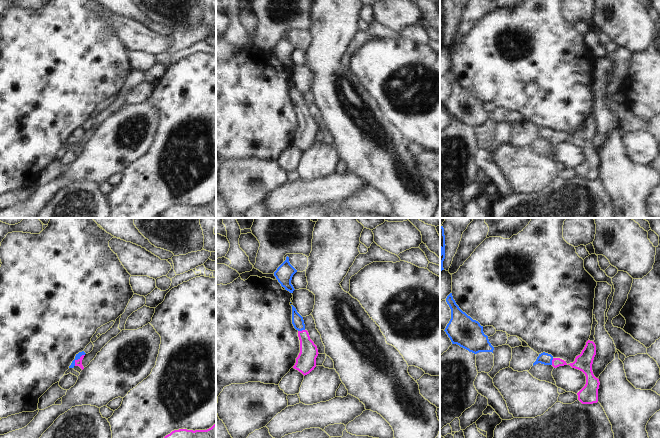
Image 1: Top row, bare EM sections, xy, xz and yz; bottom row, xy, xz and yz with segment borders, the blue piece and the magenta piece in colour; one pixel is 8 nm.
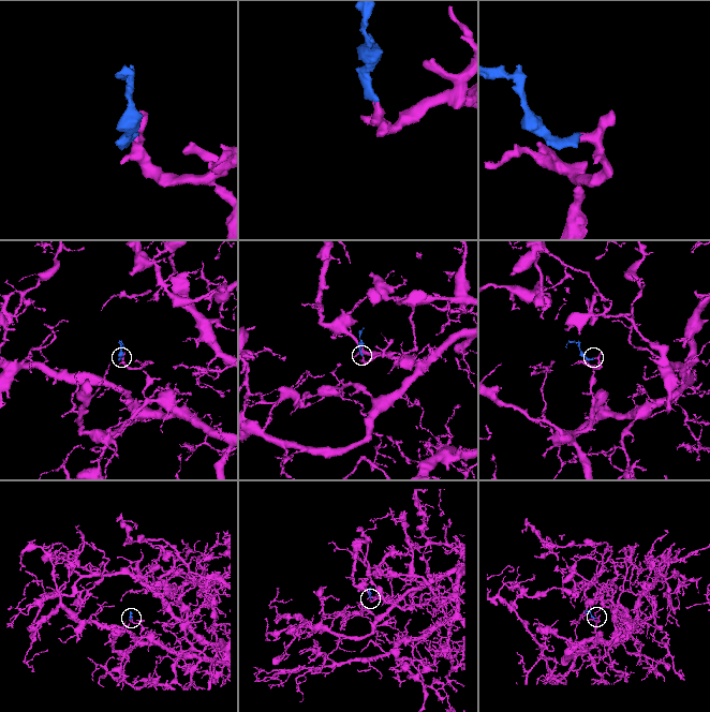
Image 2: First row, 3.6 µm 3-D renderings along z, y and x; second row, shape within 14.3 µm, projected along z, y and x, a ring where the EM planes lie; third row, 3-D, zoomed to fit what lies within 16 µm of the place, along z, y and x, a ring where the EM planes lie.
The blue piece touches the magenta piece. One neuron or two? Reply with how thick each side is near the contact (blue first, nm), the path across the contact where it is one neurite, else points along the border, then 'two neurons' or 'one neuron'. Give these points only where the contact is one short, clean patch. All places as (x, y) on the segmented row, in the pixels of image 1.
40/50 nm | across xy (79, 354), (77, 359), (78, 362) | one neuron

